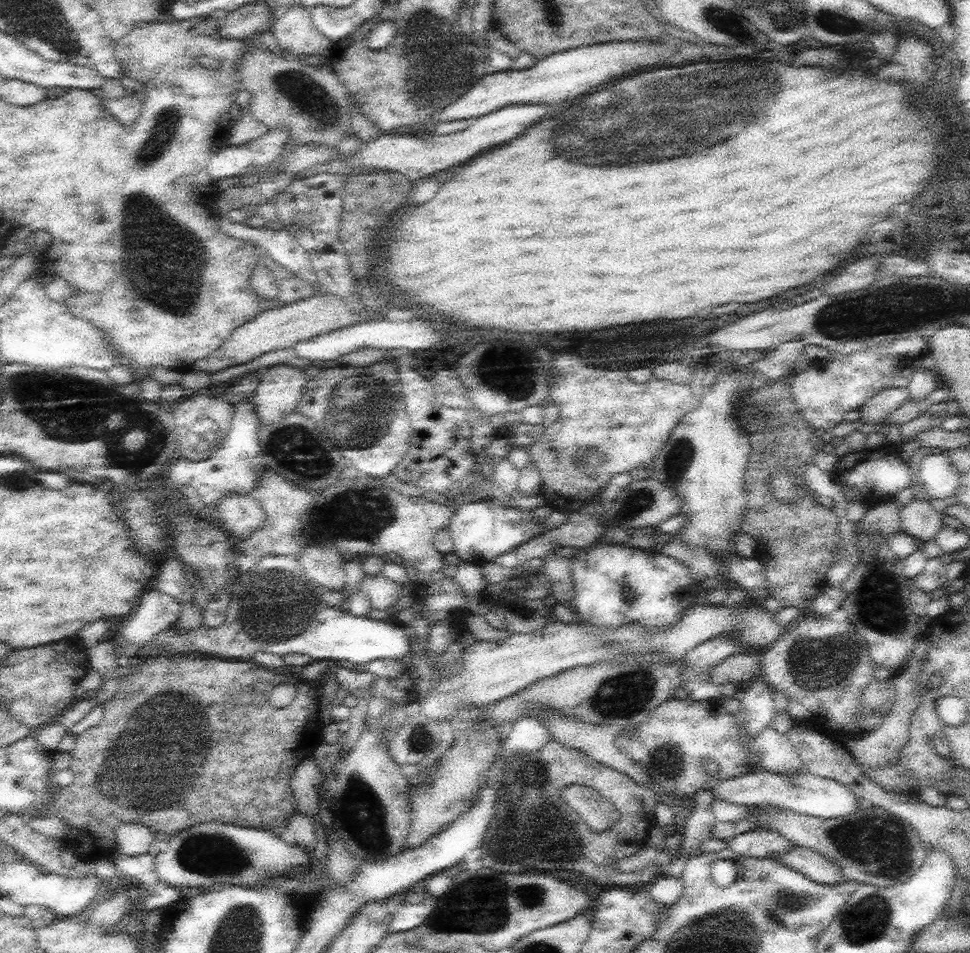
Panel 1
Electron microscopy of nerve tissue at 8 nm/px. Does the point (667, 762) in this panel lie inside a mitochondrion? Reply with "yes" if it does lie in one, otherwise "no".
yes

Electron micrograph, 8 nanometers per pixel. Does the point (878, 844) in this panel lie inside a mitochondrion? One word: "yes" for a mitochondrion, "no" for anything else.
yes

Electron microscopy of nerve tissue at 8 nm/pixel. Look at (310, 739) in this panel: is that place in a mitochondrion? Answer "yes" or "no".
no

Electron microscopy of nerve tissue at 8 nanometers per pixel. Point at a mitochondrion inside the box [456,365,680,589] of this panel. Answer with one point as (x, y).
(590, 454)

